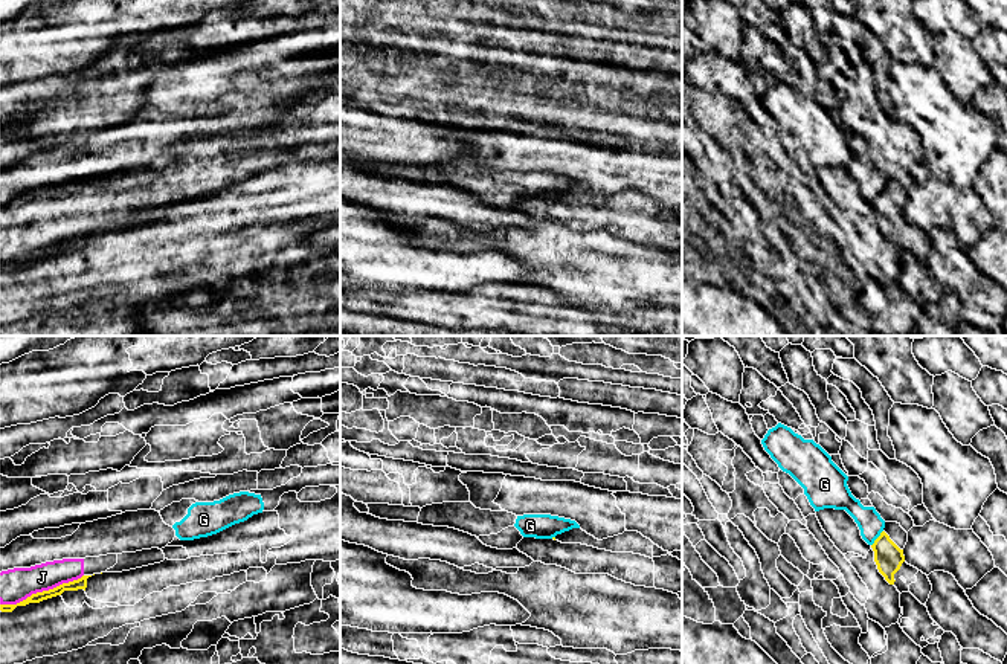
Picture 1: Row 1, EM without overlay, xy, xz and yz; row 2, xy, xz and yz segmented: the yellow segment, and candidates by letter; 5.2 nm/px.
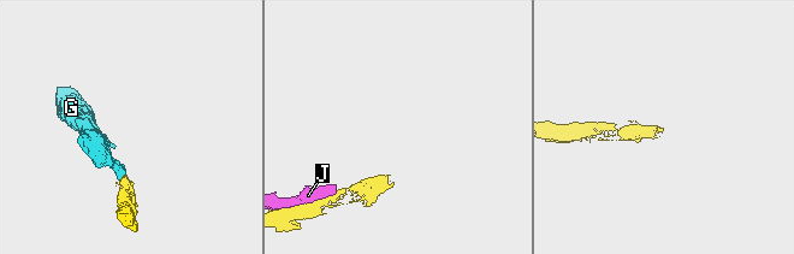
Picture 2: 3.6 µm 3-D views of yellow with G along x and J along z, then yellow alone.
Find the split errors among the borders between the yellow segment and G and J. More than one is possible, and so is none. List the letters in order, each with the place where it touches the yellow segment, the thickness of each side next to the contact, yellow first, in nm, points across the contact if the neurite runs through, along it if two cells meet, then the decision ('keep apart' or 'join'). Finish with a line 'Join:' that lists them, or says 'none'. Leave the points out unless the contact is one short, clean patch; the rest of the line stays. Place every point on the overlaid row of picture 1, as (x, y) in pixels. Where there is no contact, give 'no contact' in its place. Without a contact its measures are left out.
G: contact yz (878, 538); calibres 150 and 130 nm; border yz (882, 530), (871, 545); keep apart
J: contact xy (43, 591); calibres 60 and 180 nm; keep apart
Join: none

